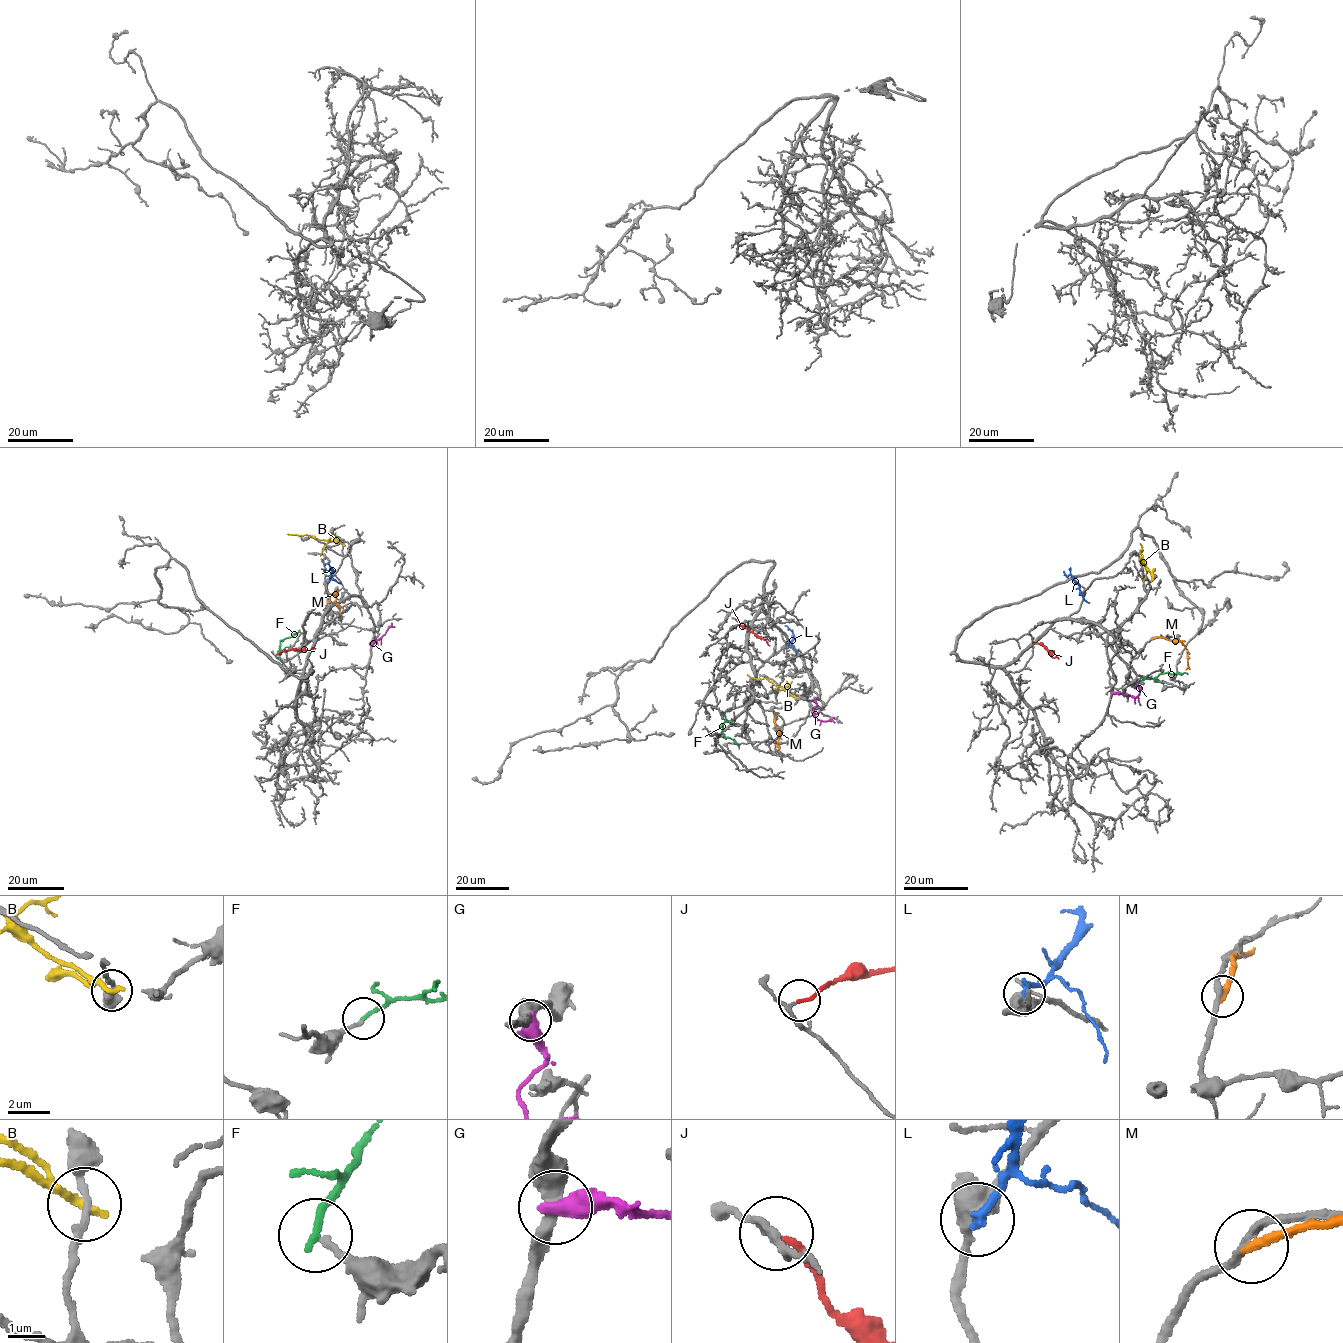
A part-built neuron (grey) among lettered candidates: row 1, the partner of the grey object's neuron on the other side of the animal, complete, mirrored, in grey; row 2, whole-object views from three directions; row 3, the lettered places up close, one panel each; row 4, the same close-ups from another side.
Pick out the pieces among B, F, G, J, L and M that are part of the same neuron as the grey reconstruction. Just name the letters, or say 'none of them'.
J

